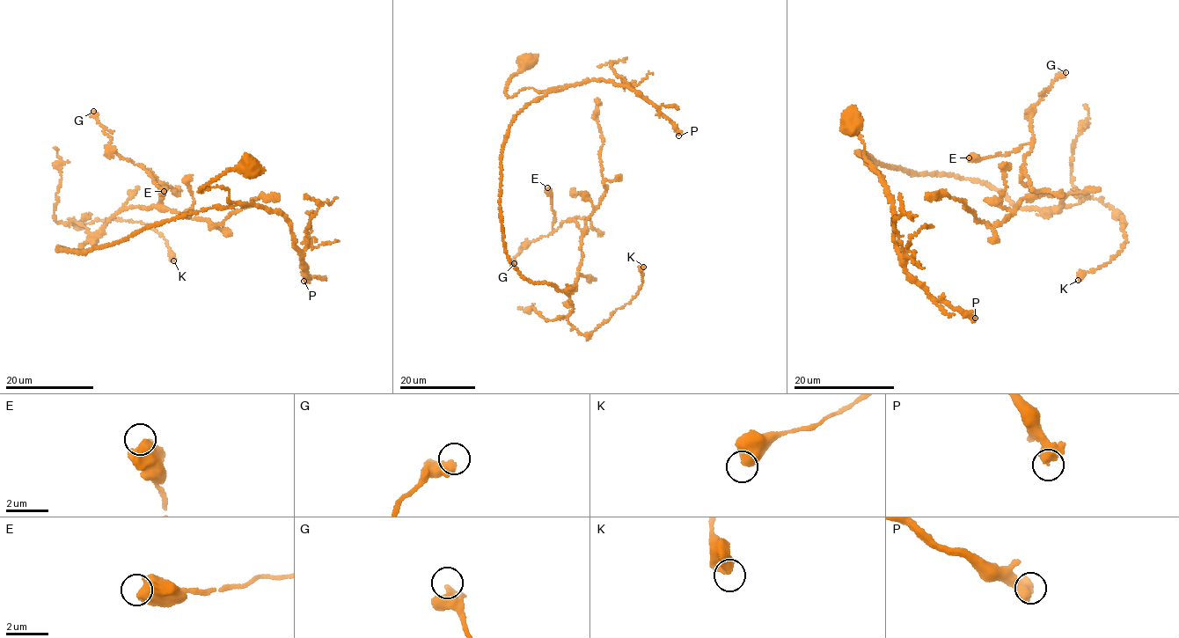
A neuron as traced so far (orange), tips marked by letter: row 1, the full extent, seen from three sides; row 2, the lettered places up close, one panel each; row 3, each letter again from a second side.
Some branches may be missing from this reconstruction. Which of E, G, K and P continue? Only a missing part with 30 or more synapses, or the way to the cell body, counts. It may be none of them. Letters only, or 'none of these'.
P

